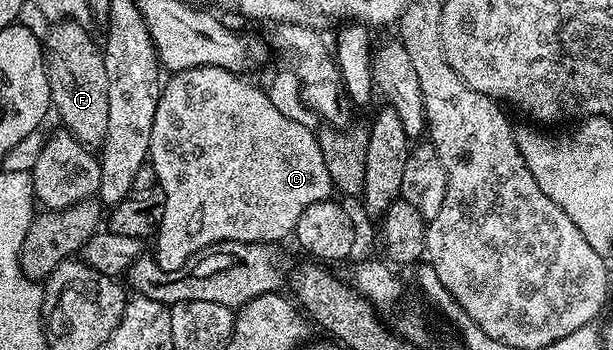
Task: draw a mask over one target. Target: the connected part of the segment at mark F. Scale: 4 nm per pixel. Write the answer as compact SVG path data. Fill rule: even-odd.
M74 19L52 22L45 36L45 62L51 106L63 122L60 124L84 147L99 149L105 141L105 129L109 129L109 93L100 44L91 40L87 30Z

